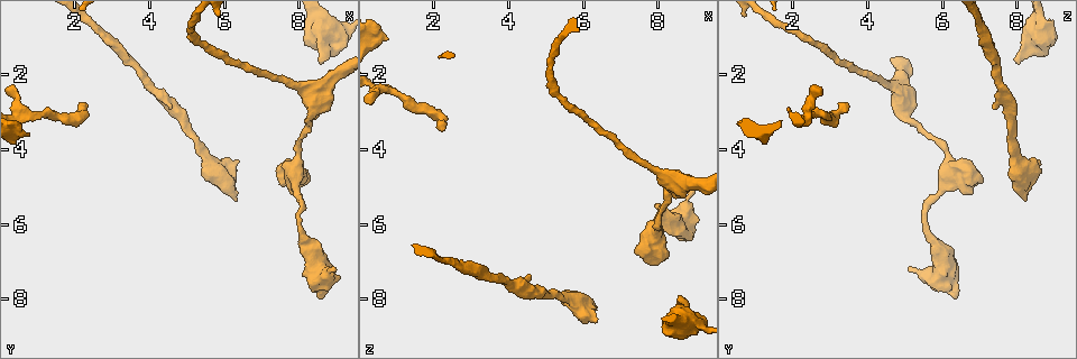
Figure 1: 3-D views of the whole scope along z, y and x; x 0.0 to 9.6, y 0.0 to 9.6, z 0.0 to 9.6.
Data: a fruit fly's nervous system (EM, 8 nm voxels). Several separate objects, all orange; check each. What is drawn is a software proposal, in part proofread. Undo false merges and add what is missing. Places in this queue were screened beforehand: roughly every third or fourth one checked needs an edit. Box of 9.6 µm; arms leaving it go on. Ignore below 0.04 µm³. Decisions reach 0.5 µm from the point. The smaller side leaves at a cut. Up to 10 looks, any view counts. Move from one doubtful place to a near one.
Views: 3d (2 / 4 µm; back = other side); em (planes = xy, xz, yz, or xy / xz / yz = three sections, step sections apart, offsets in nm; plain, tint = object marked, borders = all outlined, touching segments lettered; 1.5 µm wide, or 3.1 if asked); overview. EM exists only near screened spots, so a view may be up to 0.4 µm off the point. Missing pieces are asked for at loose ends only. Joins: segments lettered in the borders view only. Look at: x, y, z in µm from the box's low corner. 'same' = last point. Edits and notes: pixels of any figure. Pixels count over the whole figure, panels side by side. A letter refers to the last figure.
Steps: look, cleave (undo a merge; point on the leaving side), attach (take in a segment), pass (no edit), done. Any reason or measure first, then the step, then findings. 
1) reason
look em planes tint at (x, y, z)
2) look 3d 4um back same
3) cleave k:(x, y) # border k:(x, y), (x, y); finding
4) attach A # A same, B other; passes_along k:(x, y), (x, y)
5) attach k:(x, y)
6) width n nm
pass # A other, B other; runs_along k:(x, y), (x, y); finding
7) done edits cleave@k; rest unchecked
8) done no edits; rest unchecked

free end
look em planes borders at (6.35, 5.35, 8.20)

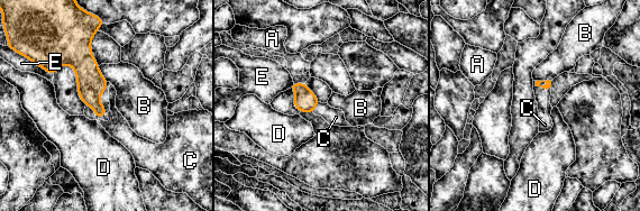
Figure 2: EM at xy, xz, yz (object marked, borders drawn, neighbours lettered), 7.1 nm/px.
longest_contact B 130 nm
attach C # A other, B other, C same, D other, E other; the cell continues

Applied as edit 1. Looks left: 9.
look overview

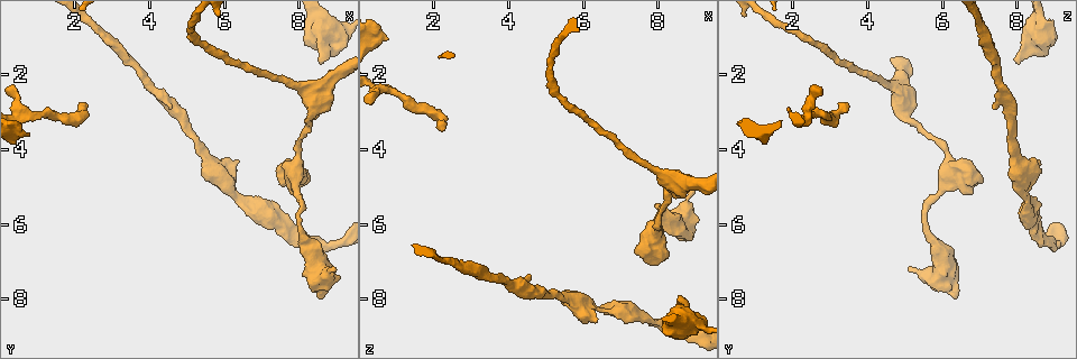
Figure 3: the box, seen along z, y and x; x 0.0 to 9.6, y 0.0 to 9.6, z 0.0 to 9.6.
branch stops here
look 3d 2um at (8.95, 7.20, 5.15)

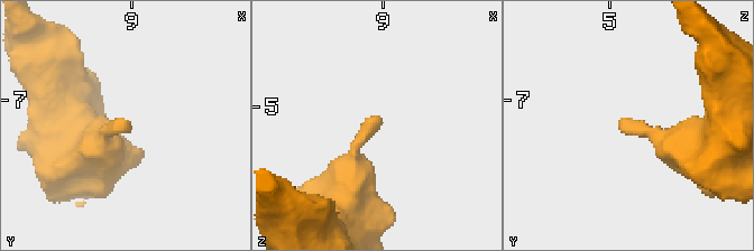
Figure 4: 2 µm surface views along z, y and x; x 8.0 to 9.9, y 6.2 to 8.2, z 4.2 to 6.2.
look em planes borders at (9.00, 7.22, 5.12)

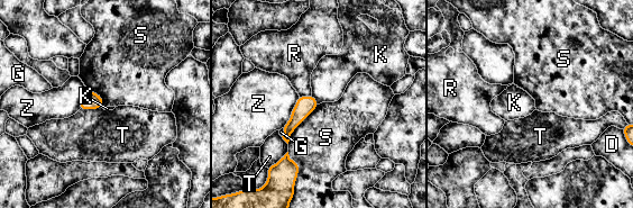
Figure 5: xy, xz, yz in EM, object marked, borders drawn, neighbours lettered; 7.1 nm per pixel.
pass # D other, G other, K other, R other, S other, T other, Z other; border 5:(312, 95), (319, 104); no lettered segment goes on from it

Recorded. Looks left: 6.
free end
look 3d 2um at (8.55, 1.60, 8.05)

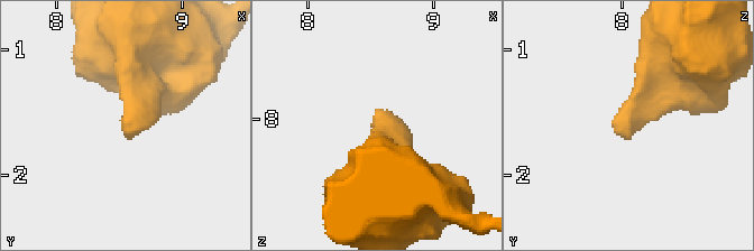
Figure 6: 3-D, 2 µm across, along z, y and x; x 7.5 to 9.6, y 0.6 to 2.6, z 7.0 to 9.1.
now the EM
look em xz step 8 borders at (8.52, 1.66, 7.98)

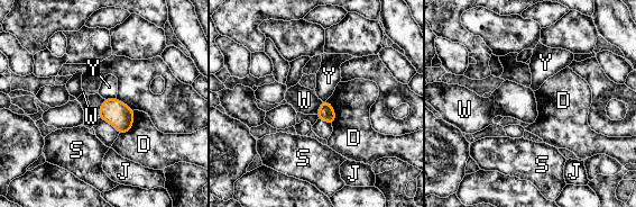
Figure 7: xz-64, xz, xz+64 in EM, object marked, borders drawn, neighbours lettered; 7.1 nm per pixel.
look em planes borders same

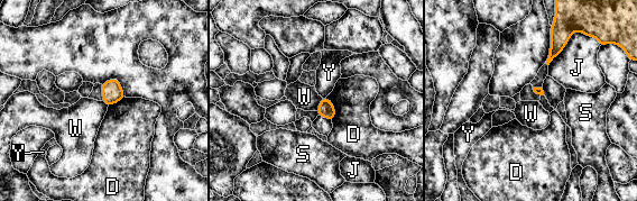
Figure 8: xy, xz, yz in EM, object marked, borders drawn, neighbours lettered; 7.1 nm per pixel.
pass # D other, J other, S other, W other, Y other; no lettered segment goes on from it

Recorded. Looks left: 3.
free end
look em xy step 8 tint at (2.20, 2.70, 3.45)

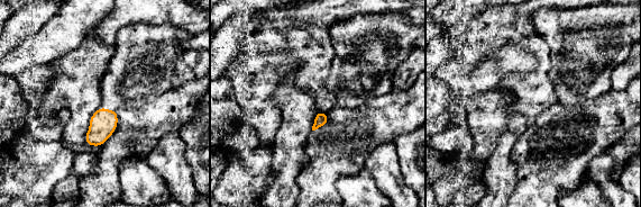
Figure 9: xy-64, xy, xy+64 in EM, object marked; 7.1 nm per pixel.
another direction
look em planes borders same

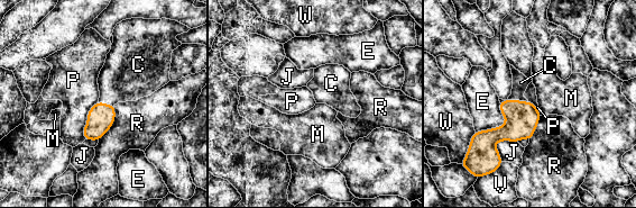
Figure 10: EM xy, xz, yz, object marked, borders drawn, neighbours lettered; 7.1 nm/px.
width 190 nm
attach C # C same, E other, J other, M other, P other, R other, V other, W other; passes_along 10:(522, 118), (517, 100), (521, 82); it goes on there

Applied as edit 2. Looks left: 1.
done edits attach@2, attach@10; rest unchecked

